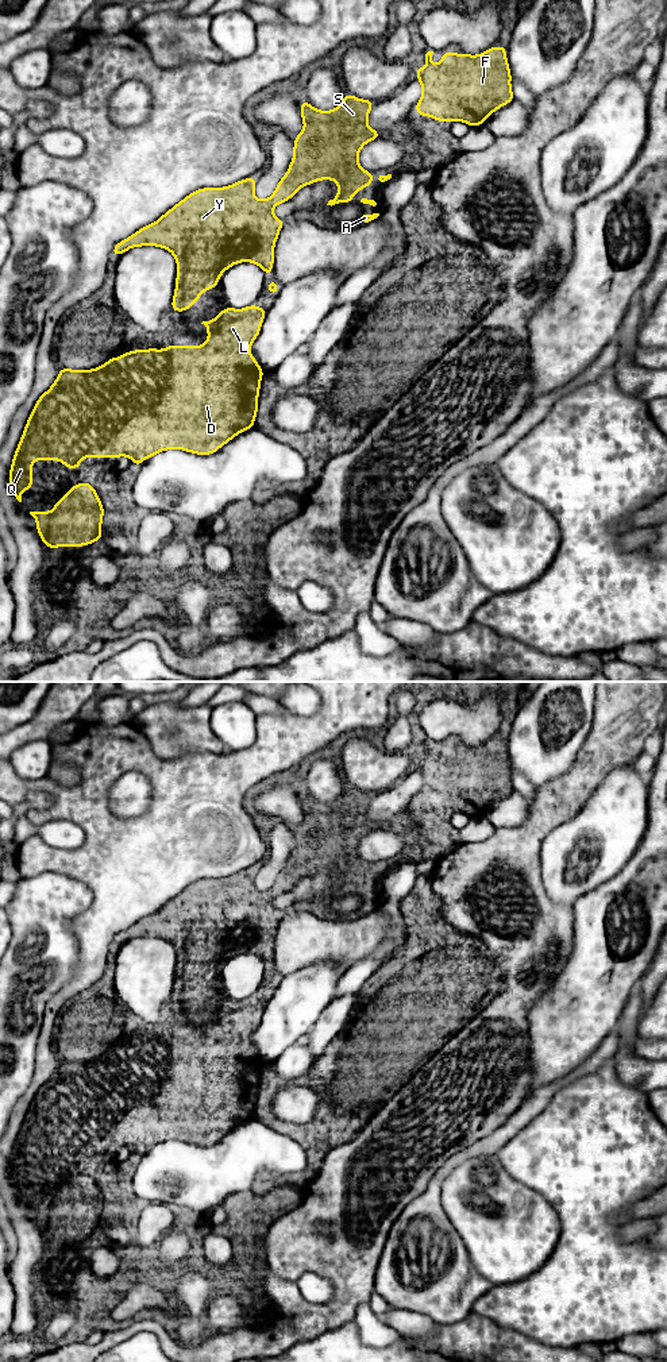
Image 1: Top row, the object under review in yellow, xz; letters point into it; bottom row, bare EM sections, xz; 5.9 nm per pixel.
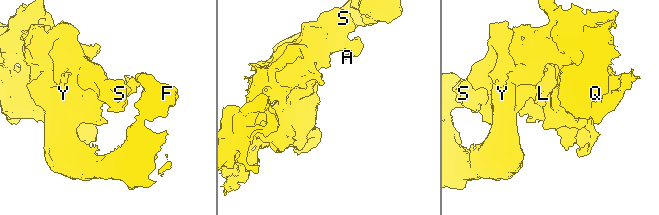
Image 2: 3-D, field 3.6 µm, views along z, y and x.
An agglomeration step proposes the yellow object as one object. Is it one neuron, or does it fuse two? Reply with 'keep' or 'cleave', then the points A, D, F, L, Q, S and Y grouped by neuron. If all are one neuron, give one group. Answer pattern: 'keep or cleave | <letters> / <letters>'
keep | A D F L Q S Y

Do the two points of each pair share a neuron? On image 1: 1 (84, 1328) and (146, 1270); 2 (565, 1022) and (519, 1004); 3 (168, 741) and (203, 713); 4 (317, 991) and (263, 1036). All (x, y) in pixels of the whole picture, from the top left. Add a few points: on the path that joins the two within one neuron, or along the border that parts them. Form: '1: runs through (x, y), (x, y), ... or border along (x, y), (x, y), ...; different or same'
1: runs through (92, 1311), (128, 1274); same
2: border along (550, 984), (527, 1015), (529, 1041); different
3: runs through (176, 733), (185, 730), (195, 721); same
4: runs through (304, 999), (277, 1026); same

